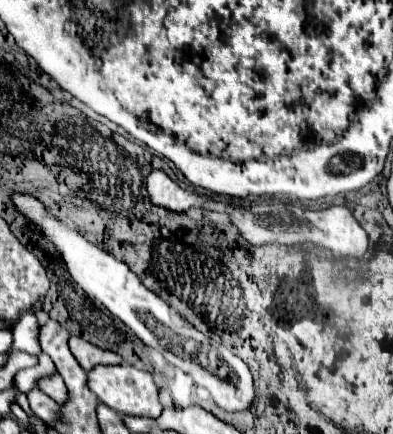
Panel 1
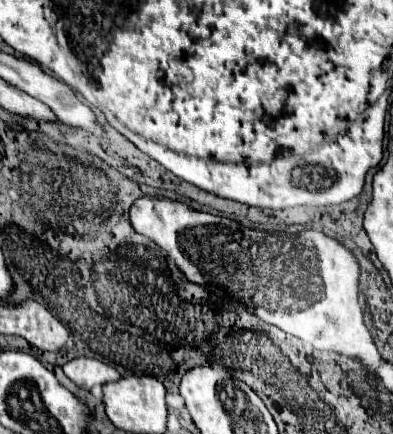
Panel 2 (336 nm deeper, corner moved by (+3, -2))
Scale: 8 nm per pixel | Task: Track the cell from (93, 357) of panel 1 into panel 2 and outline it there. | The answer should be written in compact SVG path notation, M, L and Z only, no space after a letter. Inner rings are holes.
M77 357L63 365L65 375L79 385L81 389L91 389L93 385L103 385L109 381L117 381L121 375L117 369L109 367L103 361L89 359L89 357Z

